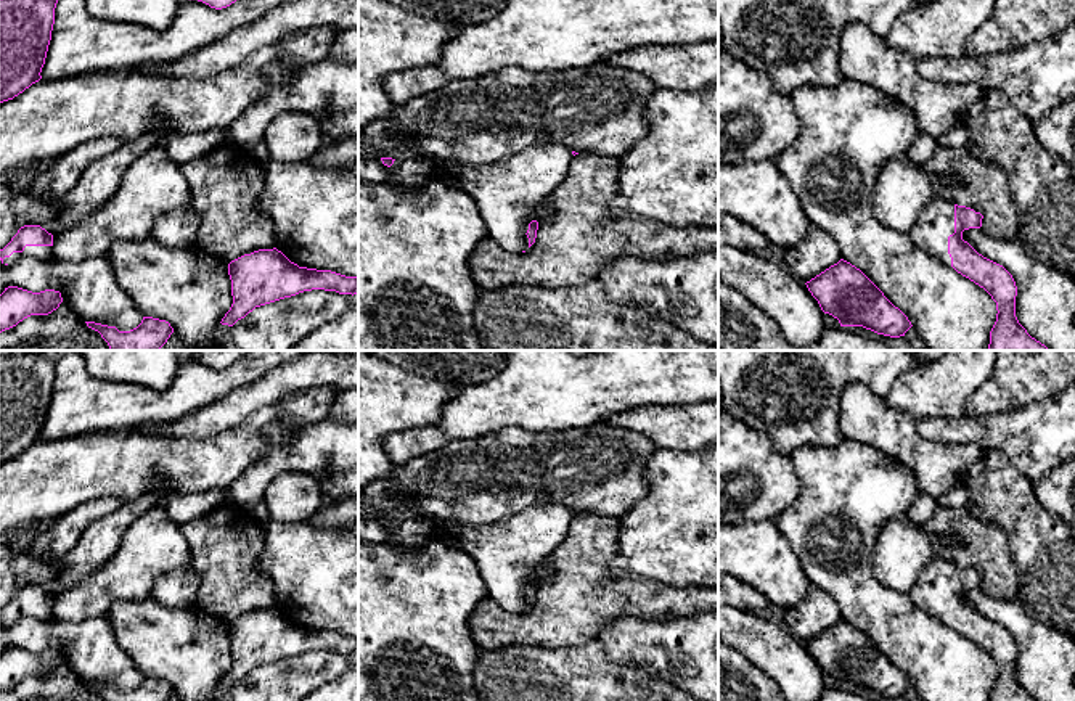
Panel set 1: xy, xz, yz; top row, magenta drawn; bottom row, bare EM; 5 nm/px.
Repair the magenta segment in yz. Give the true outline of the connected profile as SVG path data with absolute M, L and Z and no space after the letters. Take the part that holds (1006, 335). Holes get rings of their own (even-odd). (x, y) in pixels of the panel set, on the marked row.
M946 199L930 201L916 217L911 240L946 267L983 288L996 302L996 322L990 331L990 350L1049 350L1032 338L1016 317L1017 286L999 264L979 254L963 232L980 228L983 215Z

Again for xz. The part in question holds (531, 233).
M546 198L543 203L540 203L535 207L530 217L532 222L529 223L529 230L525 233L529 238L529 248L535 243L538 225L550 215L551 215L551 203L550 203L550 198Z

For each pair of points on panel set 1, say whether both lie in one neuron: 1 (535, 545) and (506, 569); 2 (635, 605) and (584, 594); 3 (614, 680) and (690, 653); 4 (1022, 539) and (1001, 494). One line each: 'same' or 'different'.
1: same
2: same
3: different
4: same

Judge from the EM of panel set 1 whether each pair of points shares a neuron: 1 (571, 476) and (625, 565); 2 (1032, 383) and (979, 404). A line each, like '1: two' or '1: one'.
1: two
2: one

